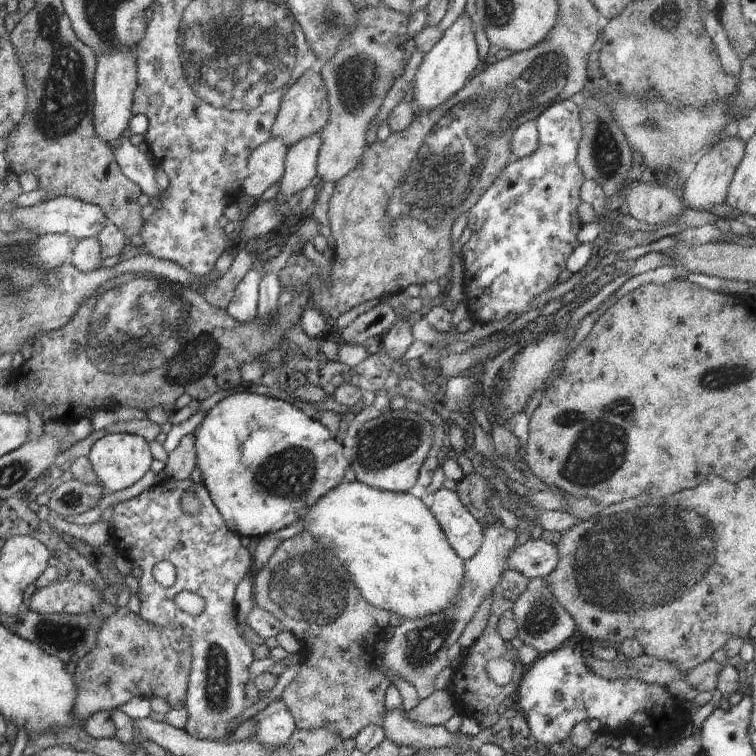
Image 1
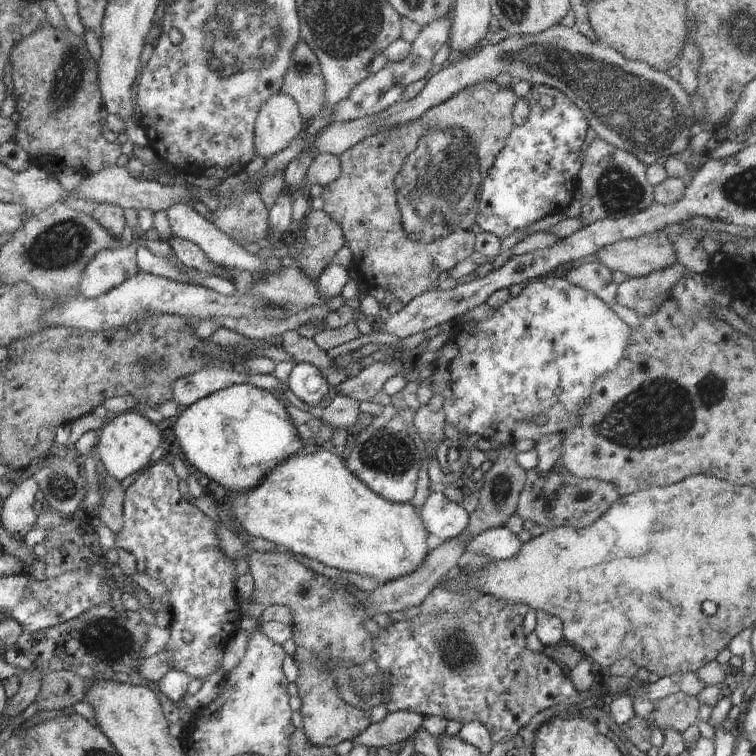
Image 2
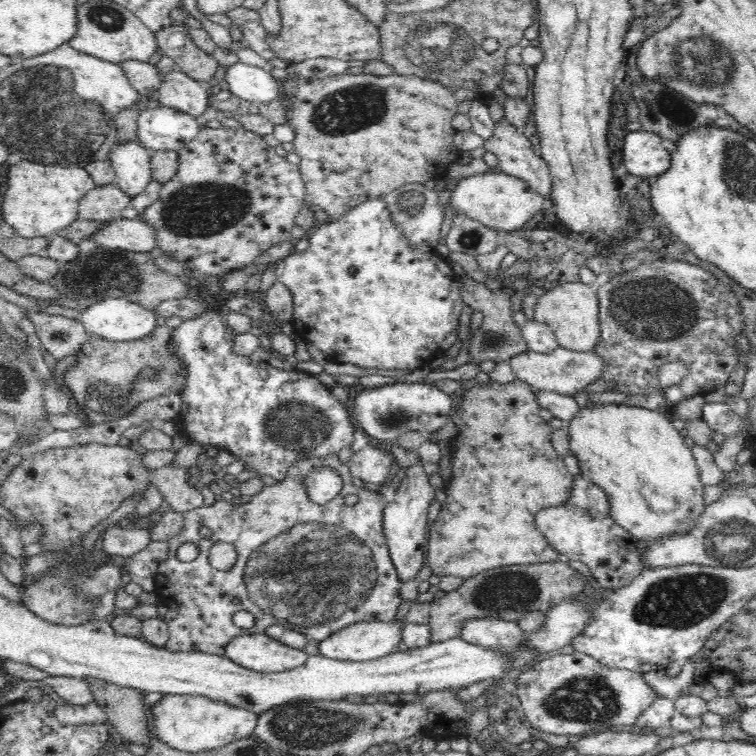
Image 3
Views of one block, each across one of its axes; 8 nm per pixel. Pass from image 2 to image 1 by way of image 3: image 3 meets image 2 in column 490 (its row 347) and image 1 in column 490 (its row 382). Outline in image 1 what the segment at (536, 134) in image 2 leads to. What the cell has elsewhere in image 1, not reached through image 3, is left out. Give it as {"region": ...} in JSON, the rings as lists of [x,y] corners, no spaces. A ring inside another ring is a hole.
{"region":[[[565,100],[547,108],[543,113],[539,114],[539,117],[534,120],[539,132],[539,145],[538,150],[531,154],[529,157],[524,157],[523,159],[512,161],[508,163],[501,171],[500,176],[496,177],[496,180],[484,191],[484,194],[478,199],[478,202],[472,206],[469,210],[467,218],[467,234],[462,241],[462,251],[461,251],[461,264],[464,267],[463,276],[463,293],[464,298],[462,301],[466,302],[466,308],[468,315],[472,314],[471,322],[478,327],[484,327],[489,329],[489,323],[494,322],[494,320],[504,320],[510,312],[515,312],[516,314],[524,314],[529,311],[534,310],[532,308],[532,300],[544,292],[548,292],[550,287],[558,284],[558,275],[564,268],[566,268],[566,261],[568,256],[572,254],[572,251],[579,242],[576,240],[576,234],[582,225],[582,222],[578,218],[577,206],[581,203],[581,198],[579,195],[582,183],[585,181],[585,176],[577,163],[577,150],[578,143],[582,138],[582,127],[580,120],[580,108],[574,101]]]}

